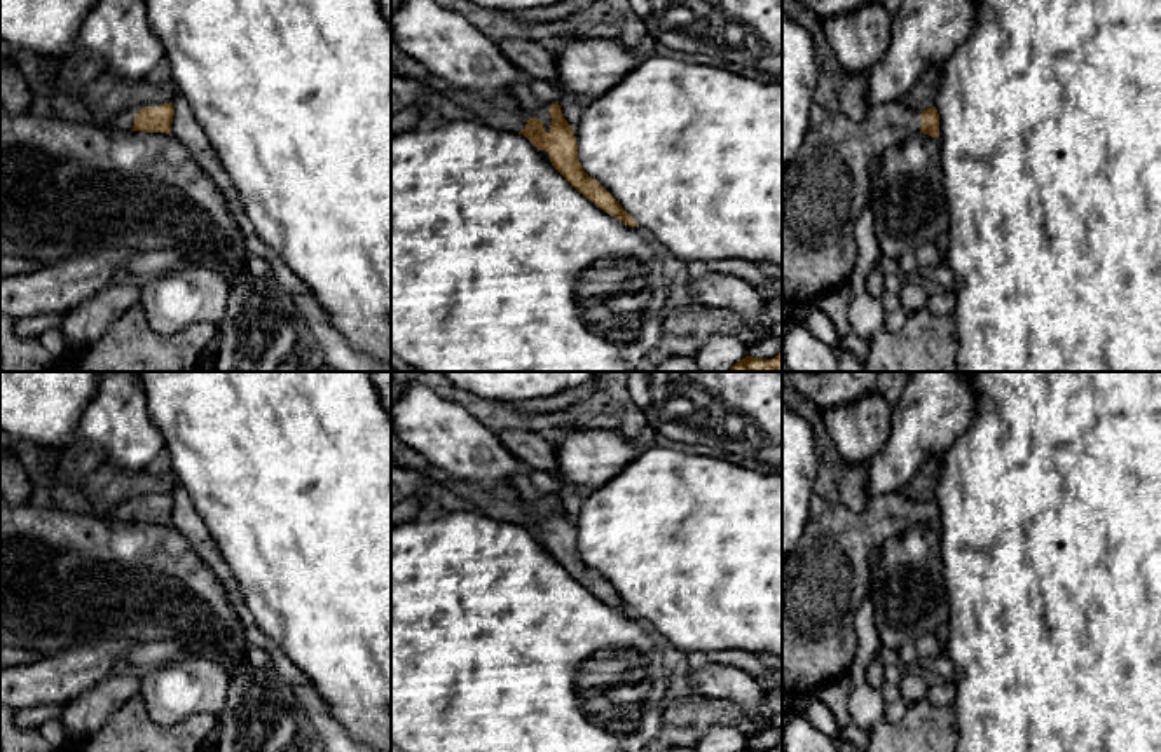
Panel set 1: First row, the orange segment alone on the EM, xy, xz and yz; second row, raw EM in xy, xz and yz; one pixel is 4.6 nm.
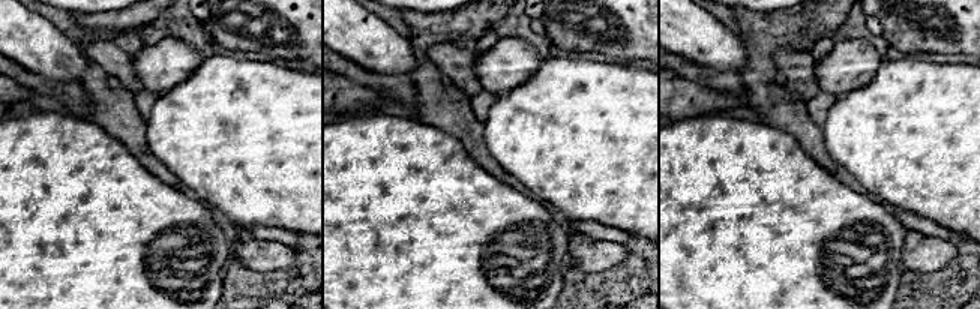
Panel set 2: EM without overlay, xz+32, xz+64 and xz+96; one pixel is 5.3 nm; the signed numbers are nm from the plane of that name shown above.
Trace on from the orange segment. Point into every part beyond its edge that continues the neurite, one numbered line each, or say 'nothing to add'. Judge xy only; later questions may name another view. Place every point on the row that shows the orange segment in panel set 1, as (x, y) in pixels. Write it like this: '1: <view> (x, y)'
1: xy (123, 123)

